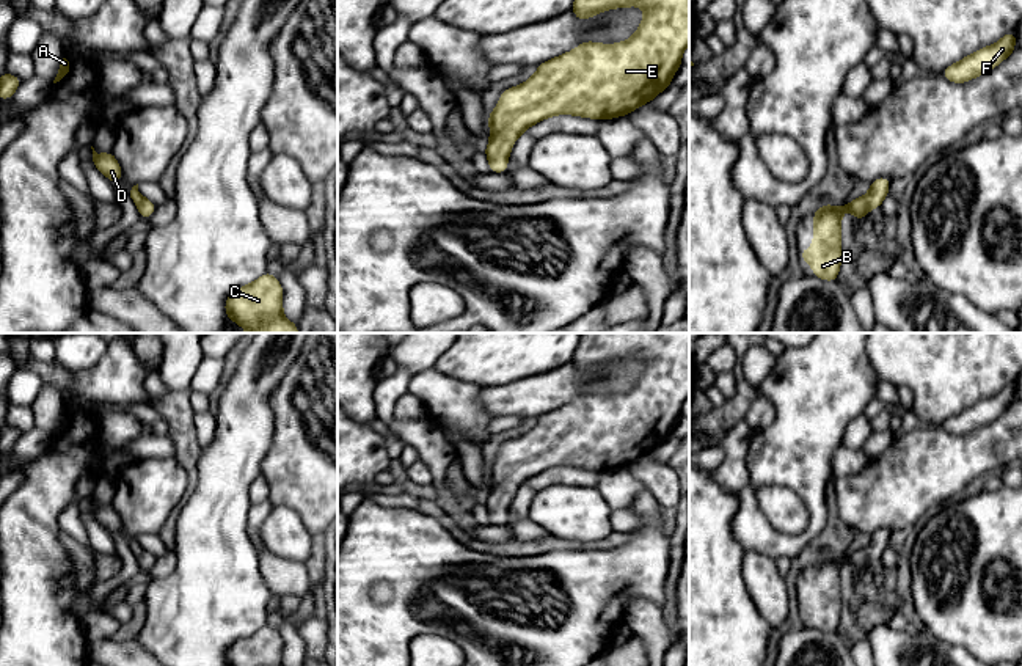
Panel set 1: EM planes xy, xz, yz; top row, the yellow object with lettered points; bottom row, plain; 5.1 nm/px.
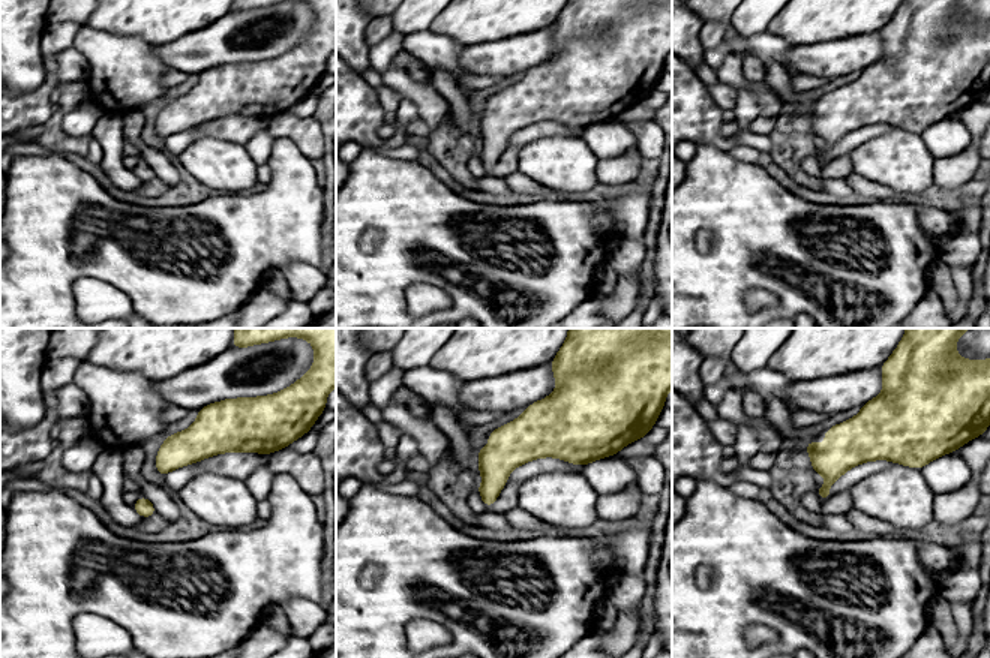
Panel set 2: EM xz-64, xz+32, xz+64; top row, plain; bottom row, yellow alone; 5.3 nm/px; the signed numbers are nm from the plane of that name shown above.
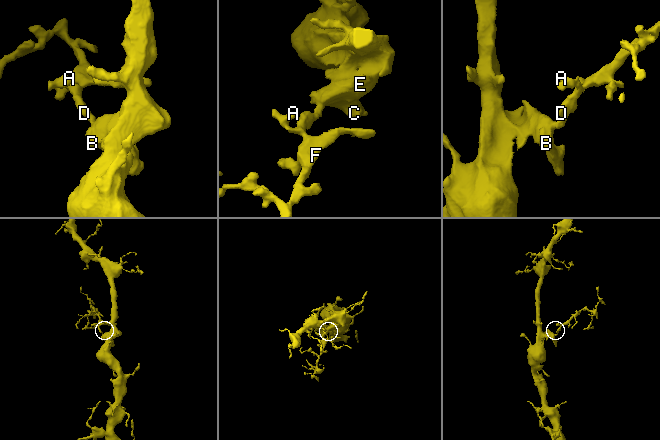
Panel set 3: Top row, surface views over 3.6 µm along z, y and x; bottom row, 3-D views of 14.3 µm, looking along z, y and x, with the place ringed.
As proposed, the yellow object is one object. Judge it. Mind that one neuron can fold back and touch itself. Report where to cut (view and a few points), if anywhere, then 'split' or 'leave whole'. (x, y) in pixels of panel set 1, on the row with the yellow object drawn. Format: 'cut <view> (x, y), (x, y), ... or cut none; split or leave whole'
cut none; leave whole

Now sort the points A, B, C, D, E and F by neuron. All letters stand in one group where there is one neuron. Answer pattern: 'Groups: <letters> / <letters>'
Groups: A B C D E F

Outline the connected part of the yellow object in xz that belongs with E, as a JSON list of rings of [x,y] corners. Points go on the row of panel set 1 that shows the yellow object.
[[[575,0],[573,14],[579,20],[606,9],[641,6],[645,17],[637,31],[619,44],[587,41],[571,52],[559,55],[537,66],[537,72],[524,83],[507,88],[499,104],[488,115],[491,127],[490,145],[484,149],[490,162],[490,173],[507,173],[509,154],[515,140],[527,127],[554,115],[576,115],[592,119],[626,116],[653,101],[672,83],[681,66],[681,53],[689,44],[689,0]]]

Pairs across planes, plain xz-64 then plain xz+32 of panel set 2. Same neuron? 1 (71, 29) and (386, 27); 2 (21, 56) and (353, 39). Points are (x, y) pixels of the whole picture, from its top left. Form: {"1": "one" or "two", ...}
{"1": "two", "2": "one"}

